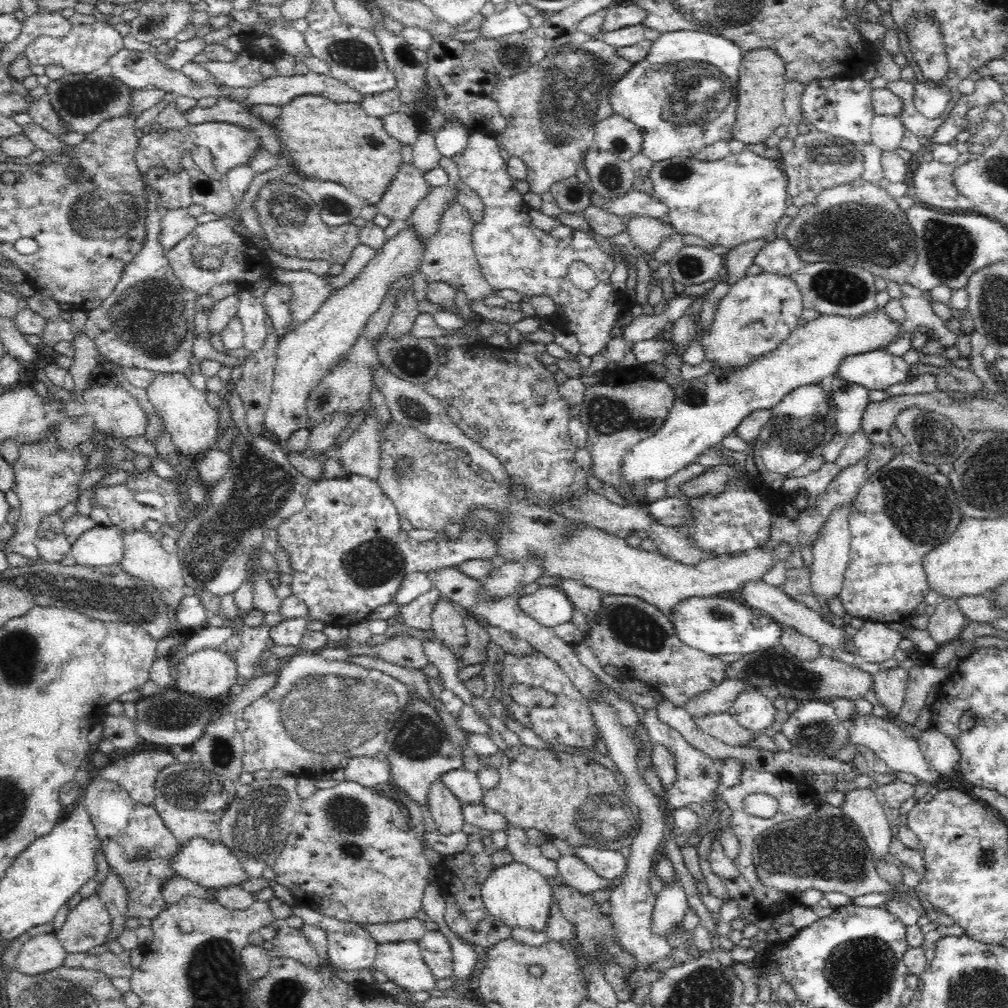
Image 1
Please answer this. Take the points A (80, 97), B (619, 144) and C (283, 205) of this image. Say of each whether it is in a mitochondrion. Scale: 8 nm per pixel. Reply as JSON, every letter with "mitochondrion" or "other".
{"A":"mitochondrion","B":"mitochondrion","C":"mitochondrion"}

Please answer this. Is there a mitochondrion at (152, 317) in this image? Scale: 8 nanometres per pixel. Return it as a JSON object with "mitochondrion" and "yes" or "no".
{"mitochondrion":"yes"}

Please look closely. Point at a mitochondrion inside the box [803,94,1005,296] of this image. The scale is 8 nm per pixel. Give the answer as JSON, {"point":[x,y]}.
{"point":[949,247]}

